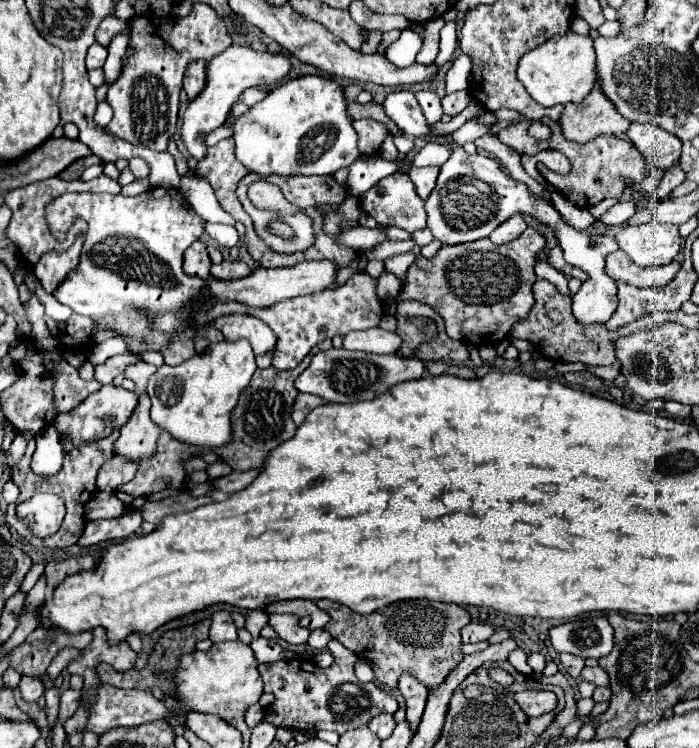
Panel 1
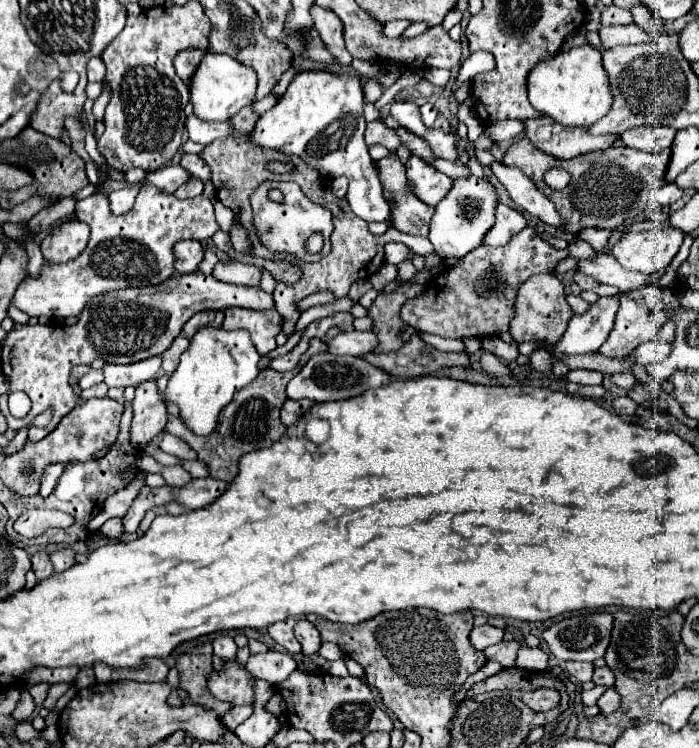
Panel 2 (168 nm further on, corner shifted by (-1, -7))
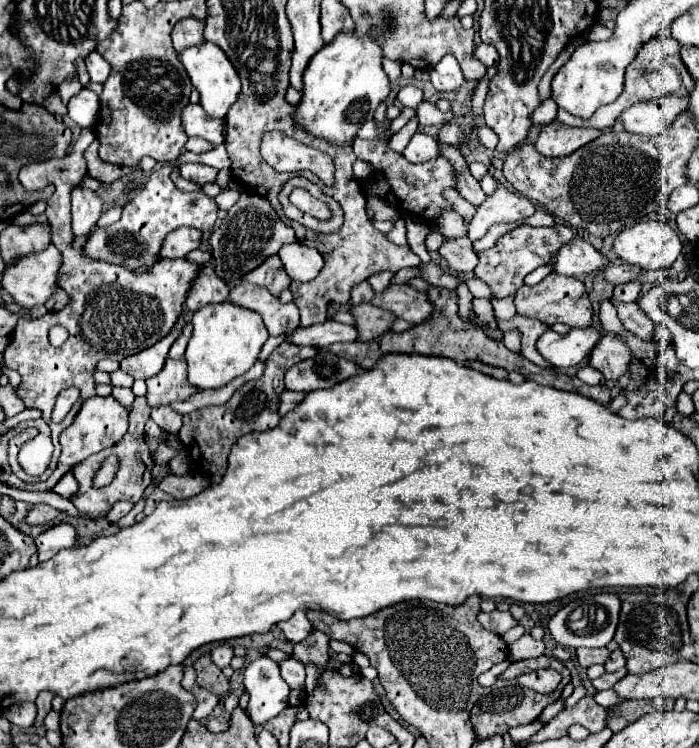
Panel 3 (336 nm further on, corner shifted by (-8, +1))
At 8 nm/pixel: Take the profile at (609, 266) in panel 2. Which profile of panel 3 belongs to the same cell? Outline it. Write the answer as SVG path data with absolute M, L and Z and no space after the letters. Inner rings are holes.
M574 237L572 243L566 243L560 247L556 257L548 263L554 273L580 277L582 273L592 273L596 269L602 269L606 265L606 257L598 253L588 241Z

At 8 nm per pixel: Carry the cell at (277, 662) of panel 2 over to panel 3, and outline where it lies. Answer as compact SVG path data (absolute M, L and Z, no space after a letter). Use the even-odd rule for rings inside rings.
M290 657L280 663L280 671L282 671L284 681L290 685L290 689L304 689L306 673L304 673L304 665L300 661Z

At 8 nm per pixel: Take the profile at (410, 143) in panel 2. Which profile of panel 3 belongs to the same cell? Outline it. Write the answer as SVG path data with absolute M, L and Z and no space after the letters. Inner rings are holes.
M440 147L440 153L442 153L444 157L448 157L448 159L454 163L456 171L458 171L458 187L456 187L456 189L460 191L460 197L464 197L466 201L470 201L470 203L476 205L476 207L478 207L480 203L484 203L486 193L482 191L480 183L470 175L468 163L464 161L462 153L456 151L456 149L452 149L452 147Z

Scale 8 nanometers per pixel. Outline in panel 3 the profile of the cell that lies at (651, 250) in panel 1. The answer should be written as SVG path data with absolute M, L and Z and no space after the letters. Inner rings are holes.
M640 221L614 237L612 251L624 263L646 271L670 267L682 251L680 235L662 221Z

